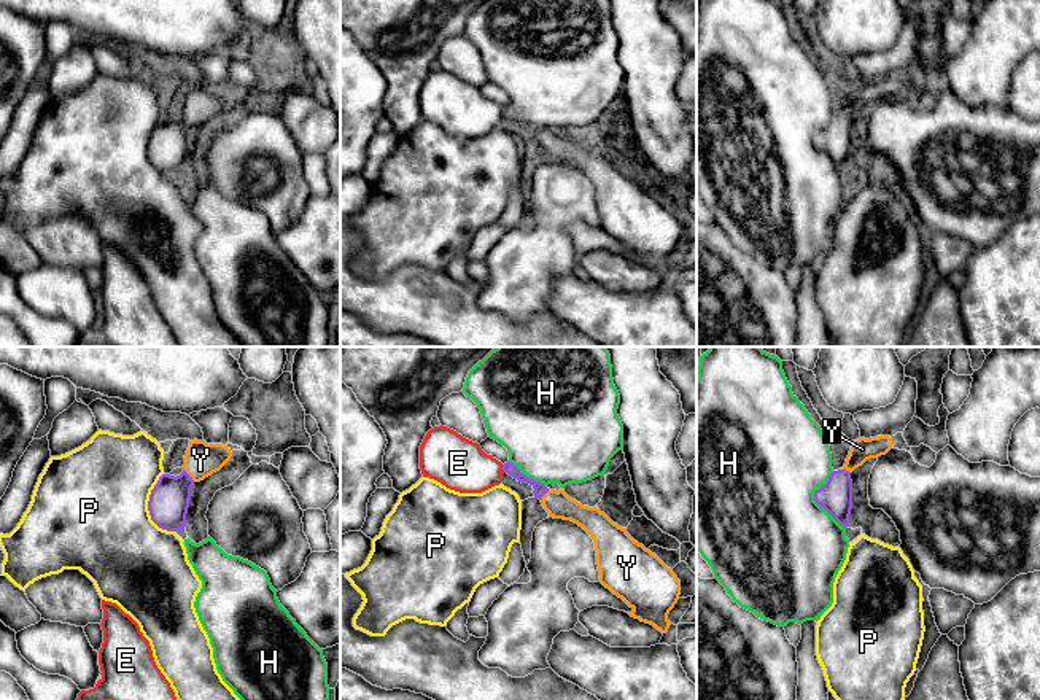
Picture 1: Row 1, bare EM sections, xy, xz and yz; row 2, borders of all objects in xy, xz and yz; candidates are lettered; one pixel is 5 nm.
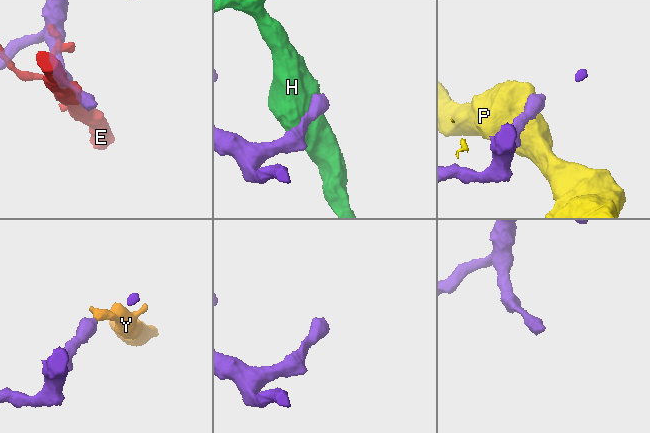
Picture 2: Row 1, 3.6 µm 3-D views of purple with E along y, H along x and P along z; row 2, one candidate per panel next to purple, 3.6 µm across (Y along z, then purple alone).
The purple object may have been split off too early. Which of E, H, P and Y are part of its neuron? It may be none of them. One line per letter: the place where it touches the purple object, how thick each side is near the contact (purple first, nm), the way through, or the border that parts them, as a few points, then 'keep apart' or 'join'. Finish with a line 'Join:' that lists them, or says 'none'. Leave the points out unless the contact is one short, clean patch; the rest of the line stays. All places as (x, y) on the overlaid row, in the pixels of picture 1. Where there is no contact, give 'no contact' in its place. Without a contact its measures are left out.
E: xz (503, 468) | 70/260 nm | keep apart
H: yz (814, 500) | 170/500 nm | keep apart
P: xy (148, 508) | 200/500 nm | keep apart
Y: xy (188, 474) | 200/170 nm | across xy (169, 500), (188, 474), (201, 460) | join
Join: Y

